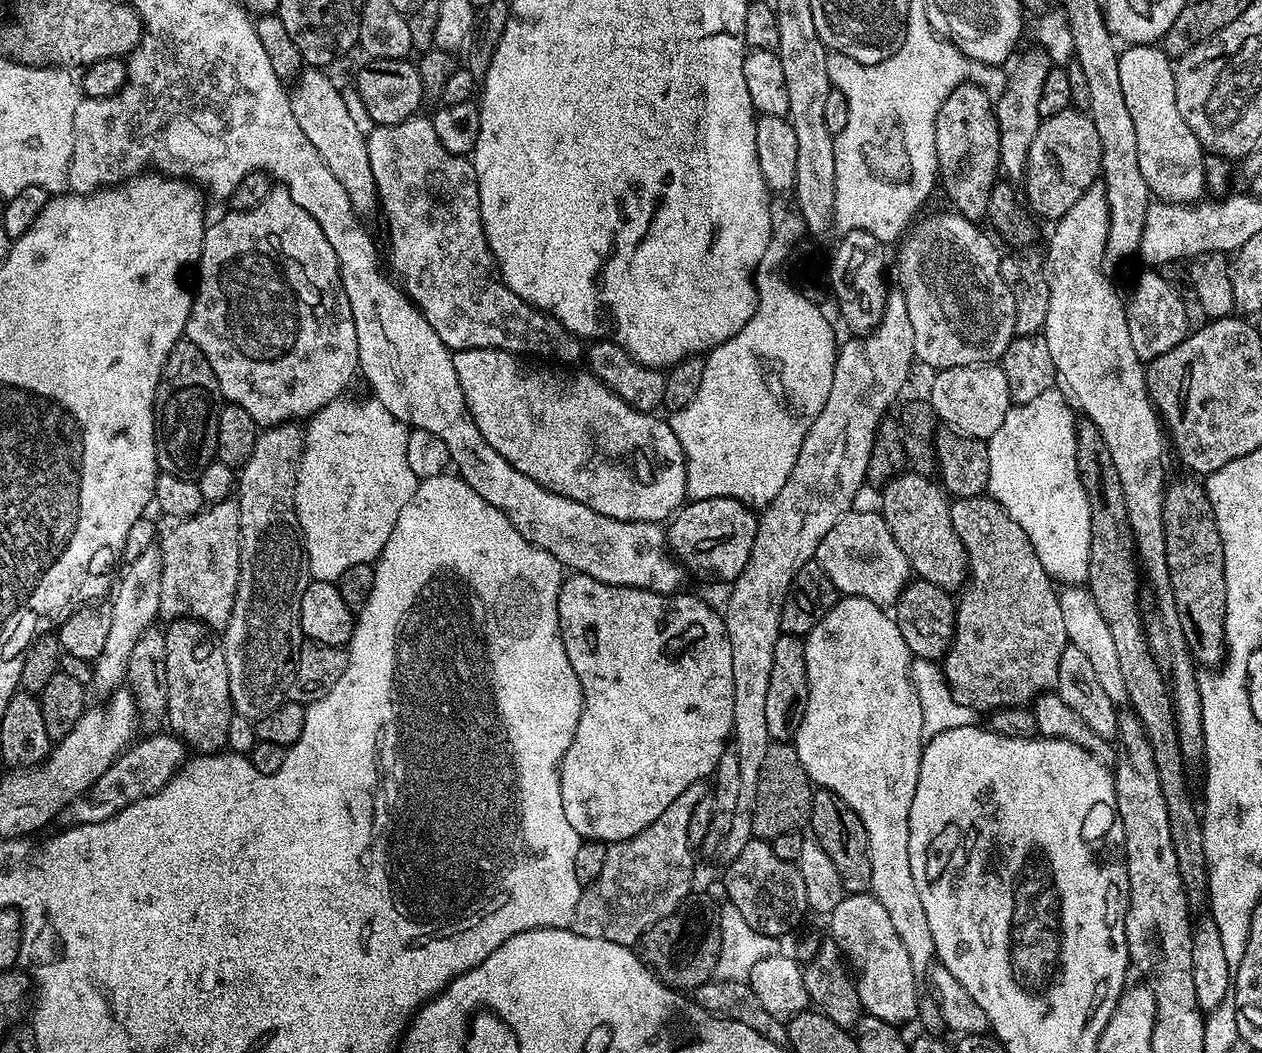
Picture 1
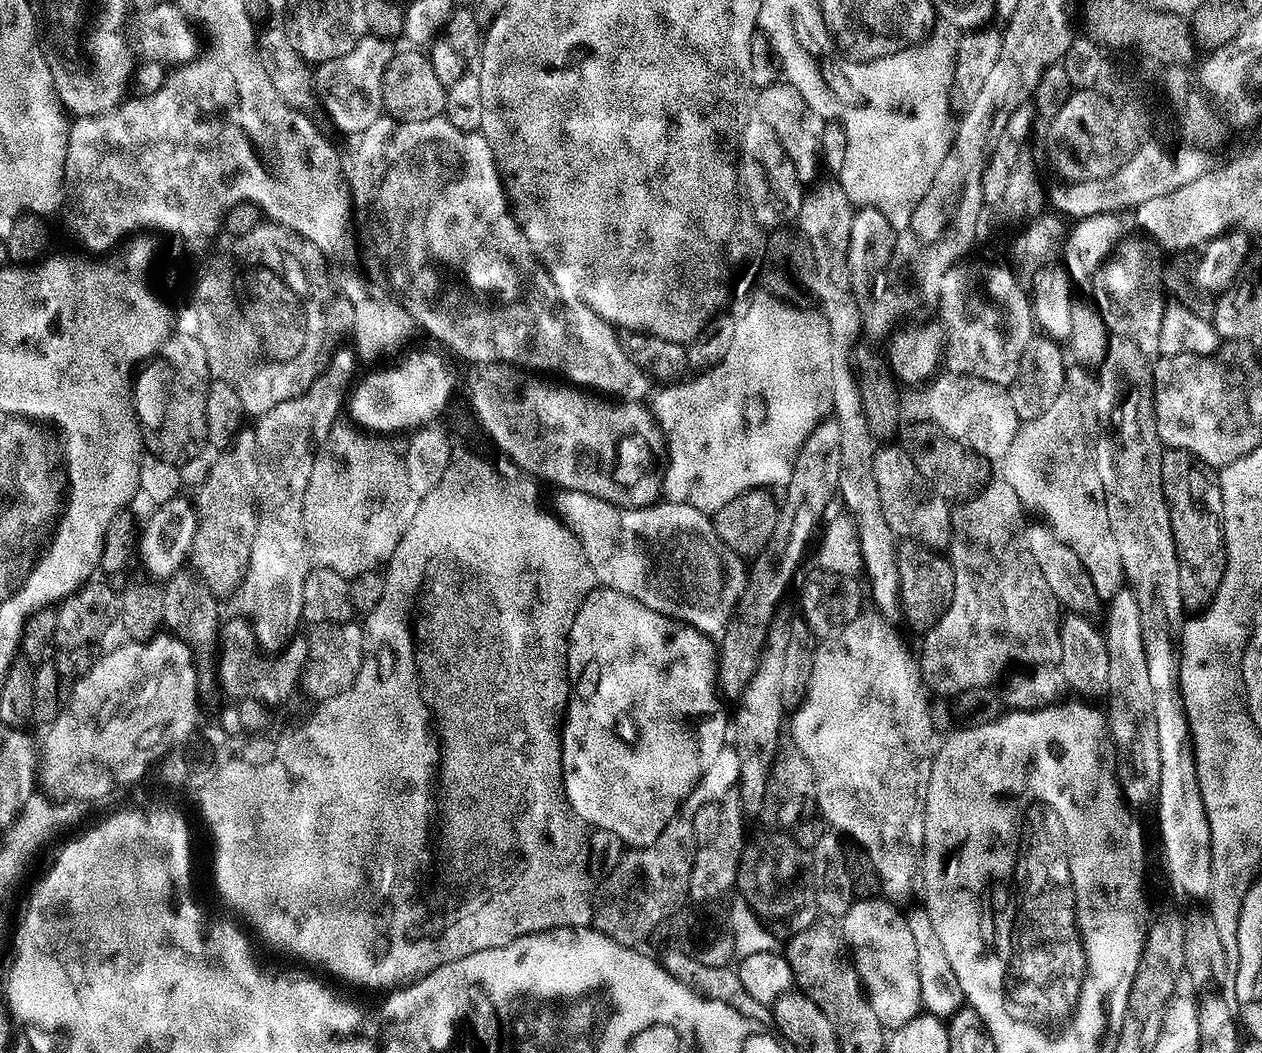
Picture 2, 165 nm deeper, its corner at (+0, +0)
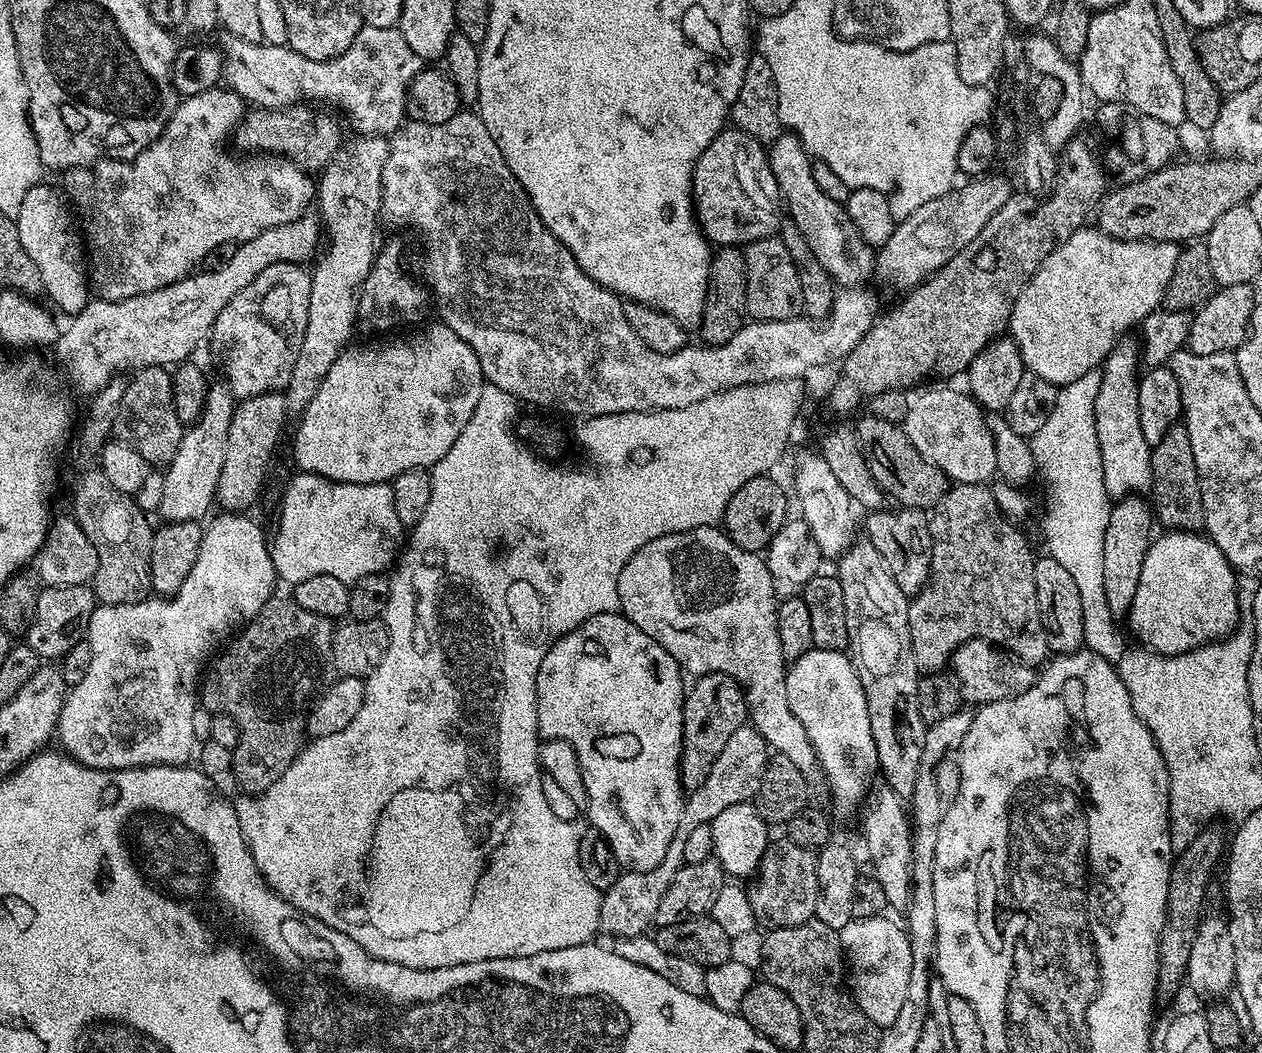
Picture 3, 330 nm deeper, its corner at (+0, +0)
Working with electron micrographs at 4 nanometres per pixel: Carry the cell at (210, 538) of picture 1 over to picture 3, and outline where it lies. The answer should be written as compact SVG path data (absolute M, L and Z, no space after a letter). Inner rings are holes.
M283 391L251 396L237 403L230 418L230 434L226 436L226 459L222 462L222 478L218 478L216 504L225 513L240 514L260 496L268 463L276 452L284 419L289 419L288 398Z

